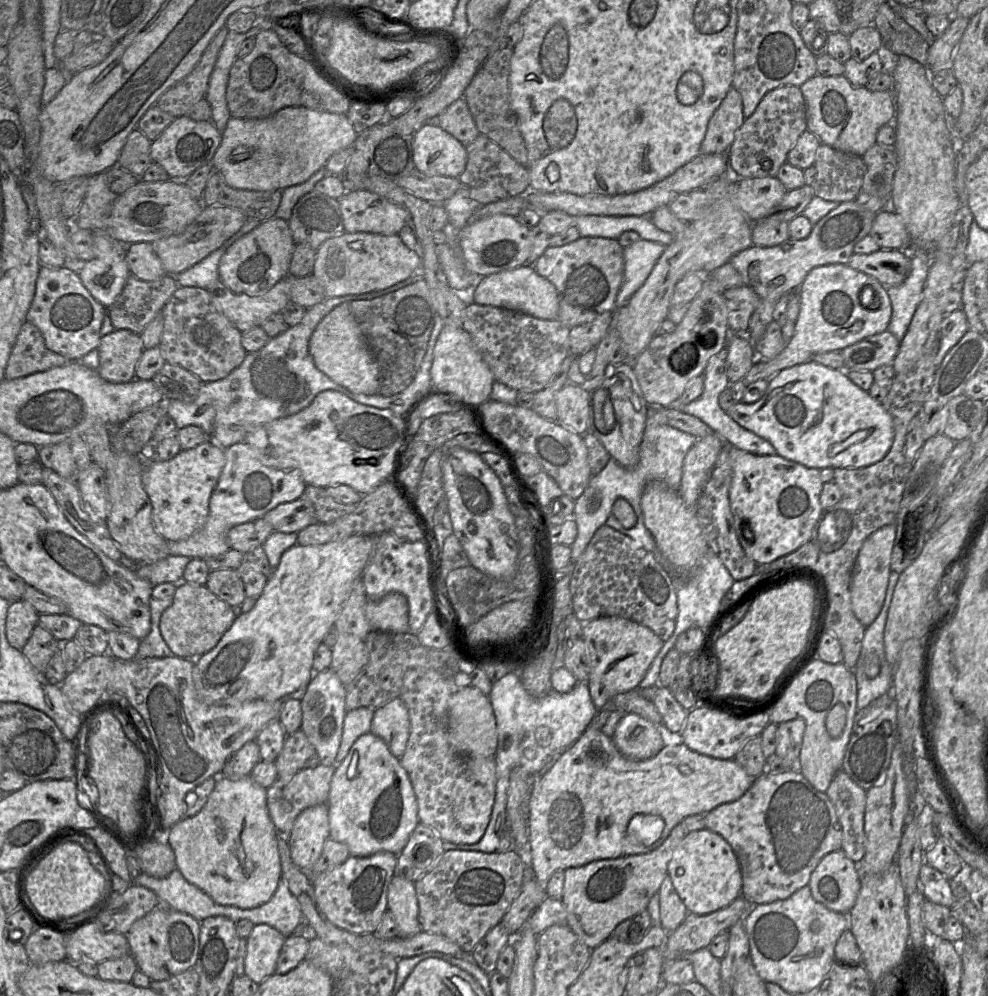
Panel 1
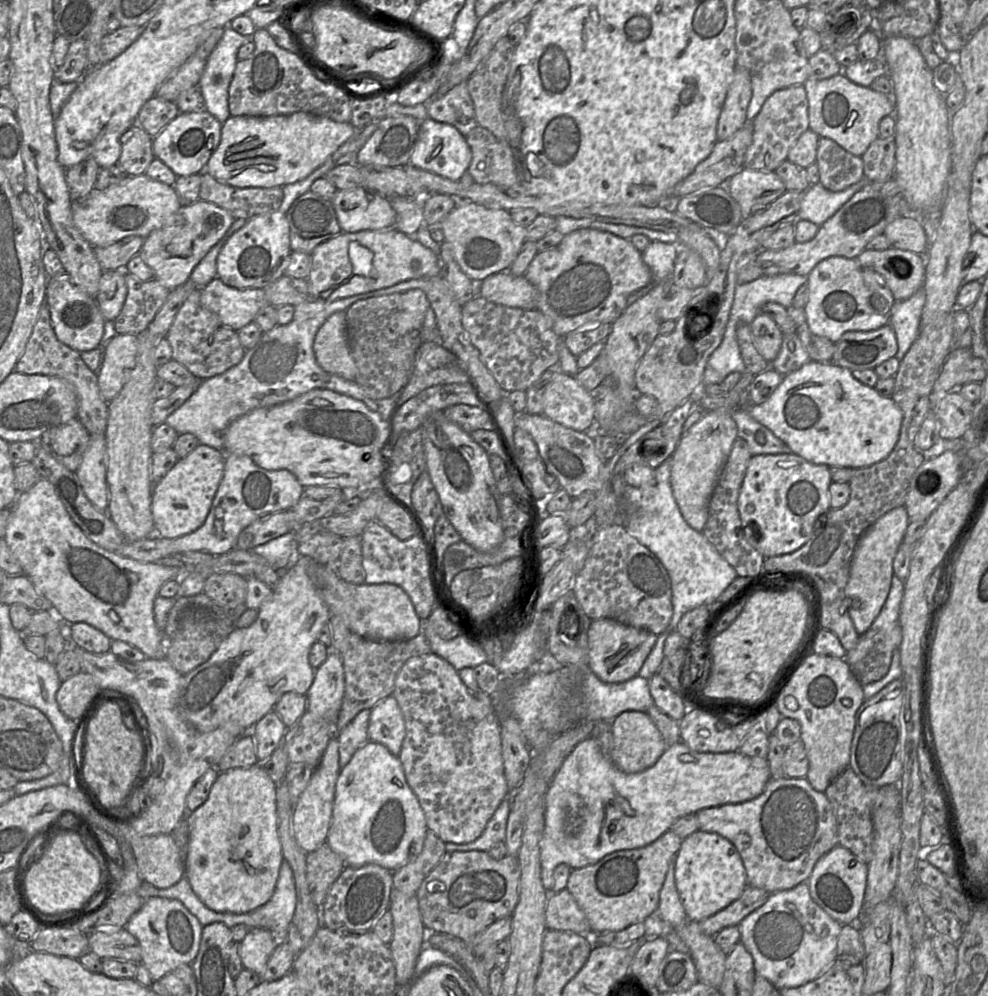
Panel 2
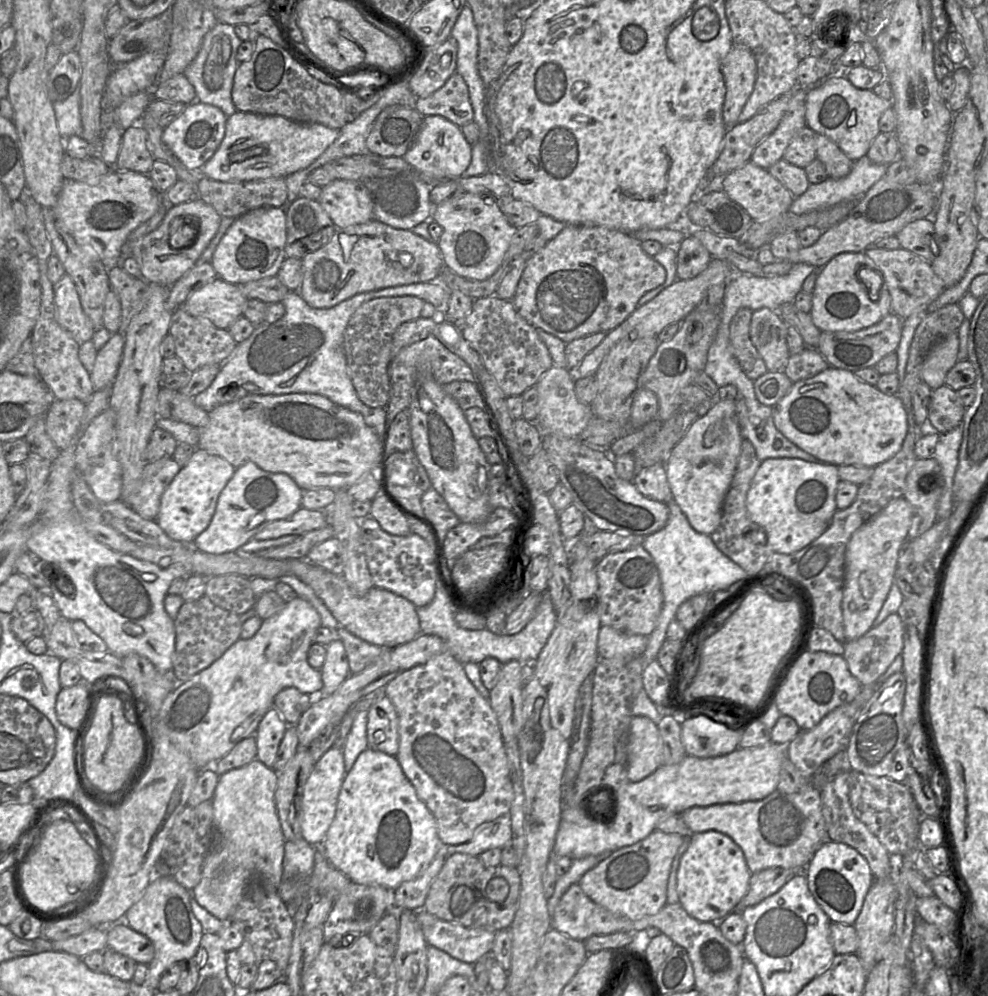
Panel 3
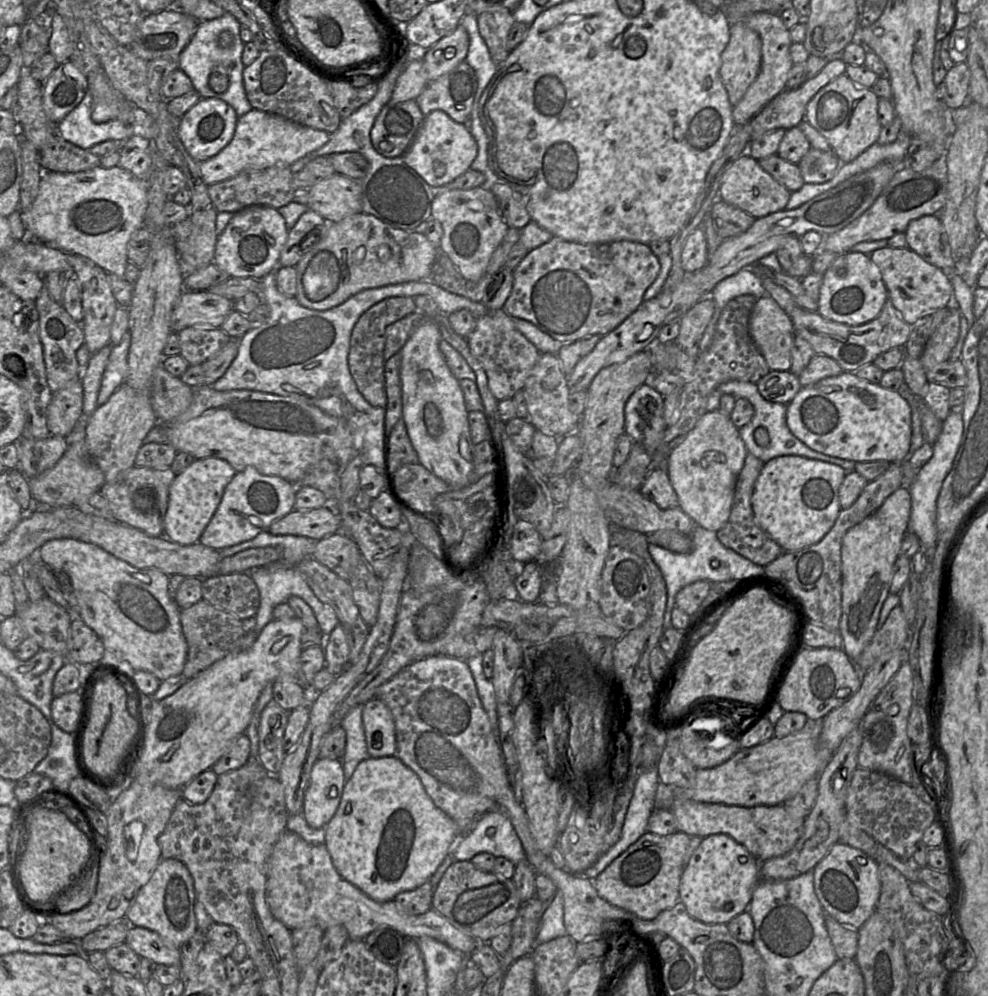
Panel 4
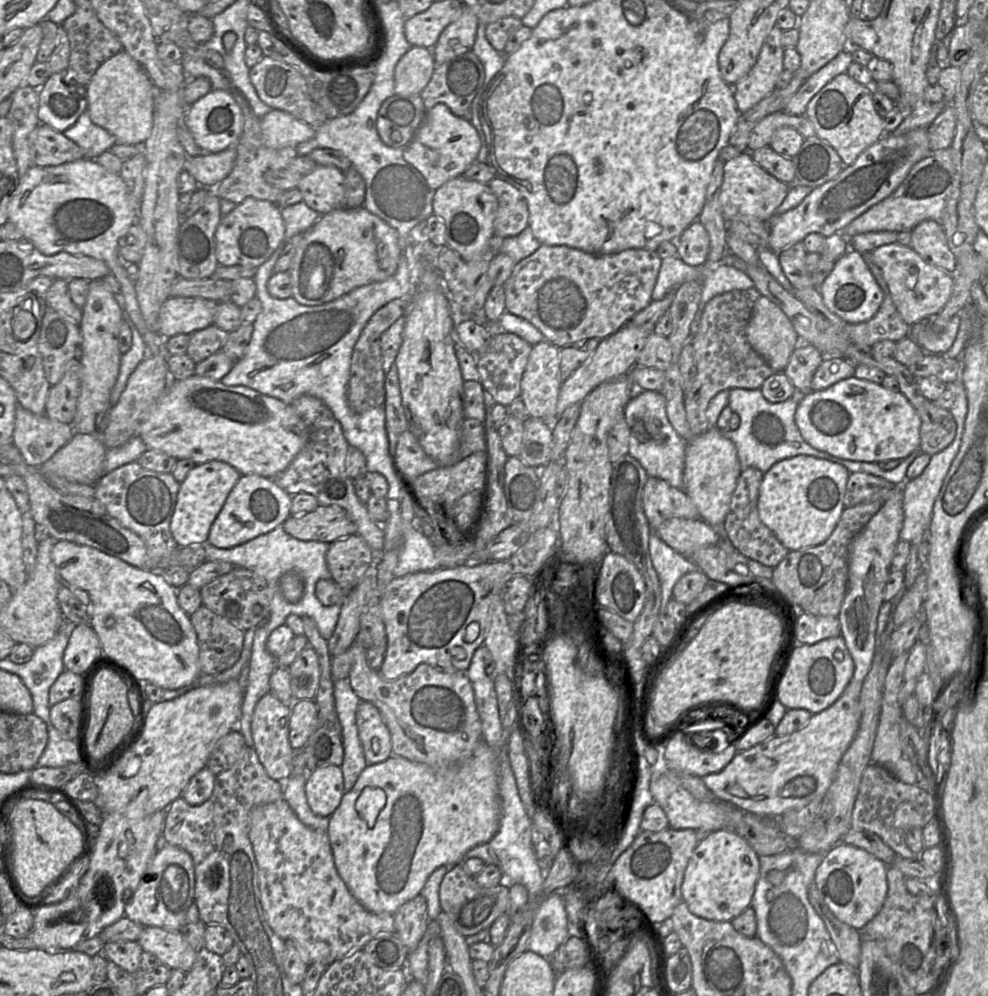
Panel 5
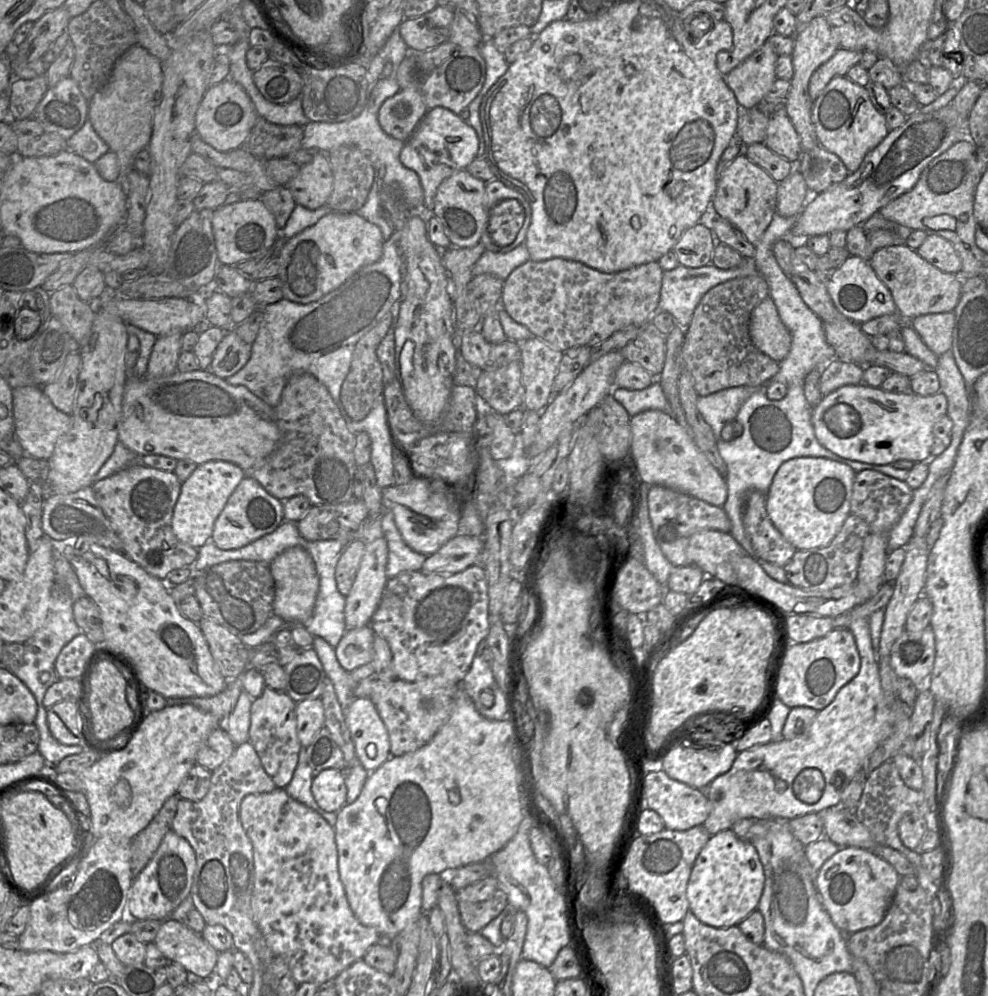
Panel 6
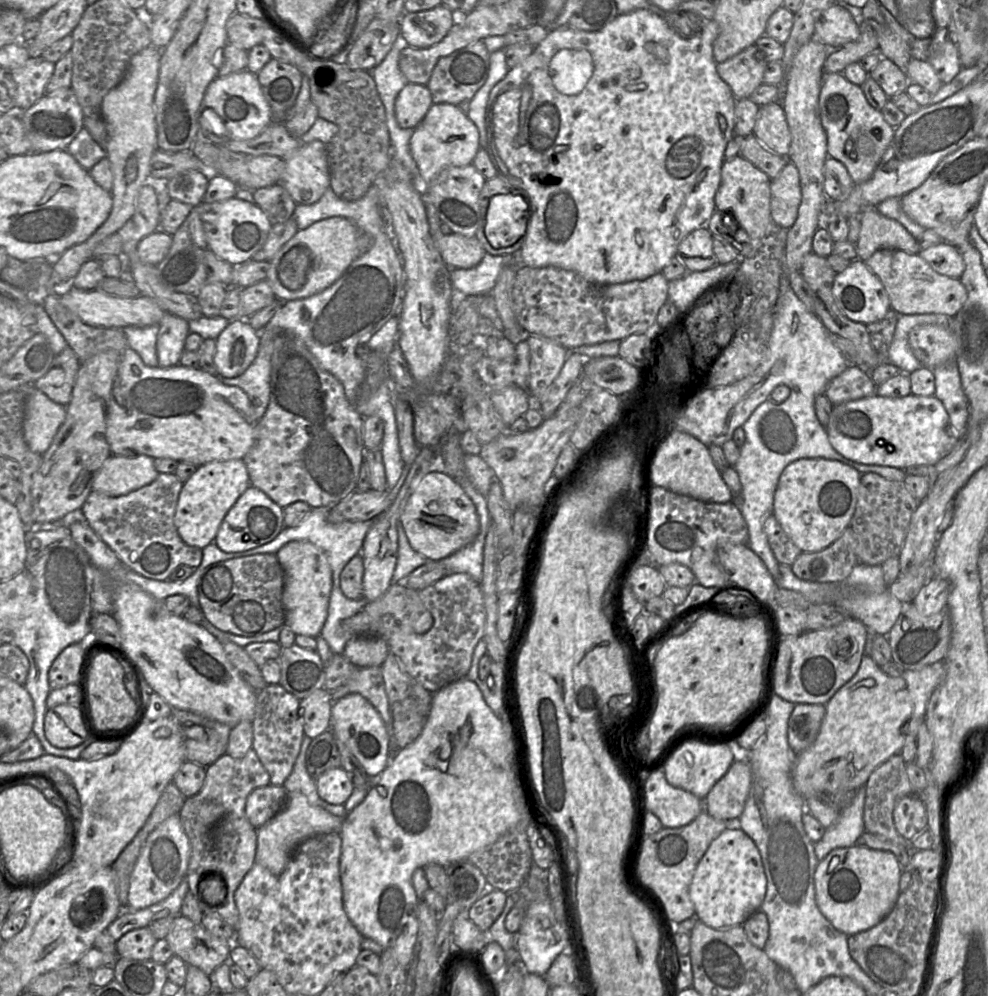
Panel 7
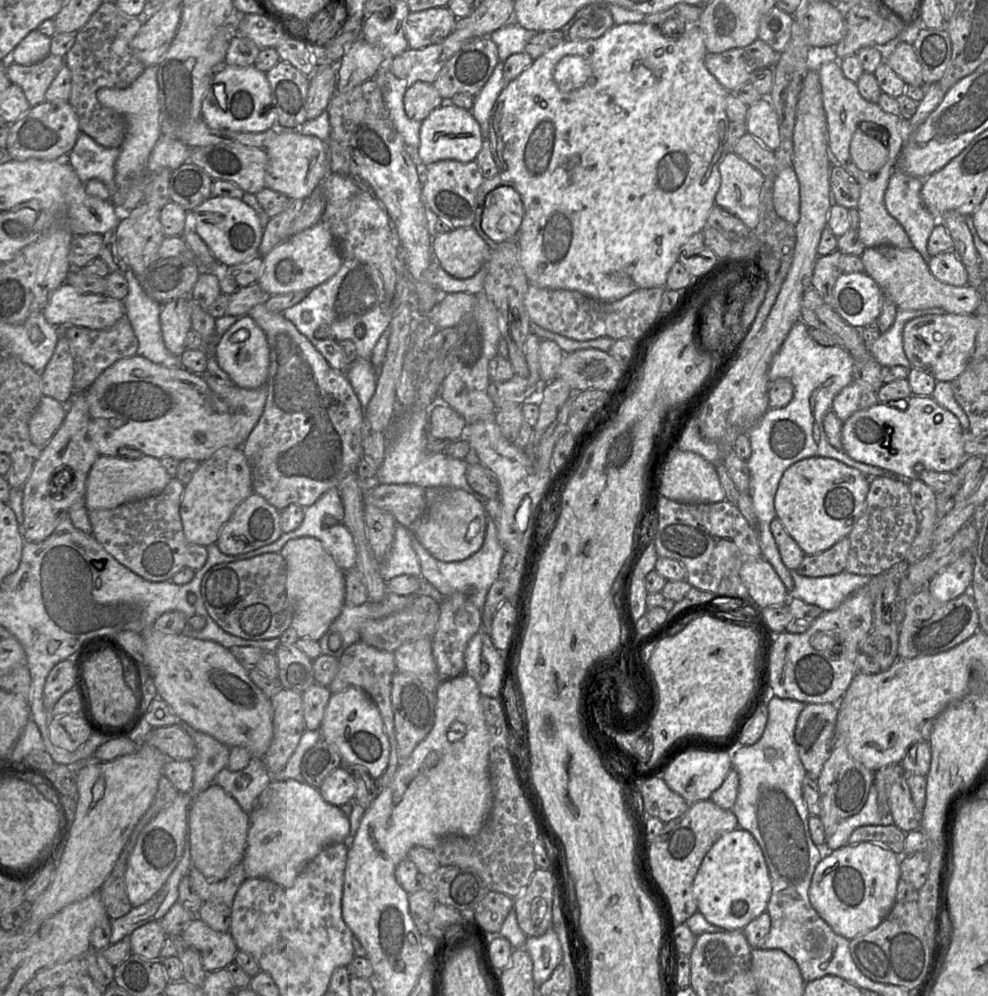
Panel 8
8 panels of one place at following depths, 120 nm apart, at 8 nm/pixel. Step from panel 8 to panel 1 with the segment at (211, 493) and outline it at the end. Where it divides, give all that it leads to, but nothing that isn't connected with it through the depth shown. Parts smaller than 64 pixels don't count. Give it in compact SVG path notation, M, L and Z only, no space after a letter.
M208 441L192 449L181 450L174 458L168 461L145 462L143 486L151 502L154 527L163 539L167 542L186 539L206 523L209 515L209 500L224 465L224 449Z

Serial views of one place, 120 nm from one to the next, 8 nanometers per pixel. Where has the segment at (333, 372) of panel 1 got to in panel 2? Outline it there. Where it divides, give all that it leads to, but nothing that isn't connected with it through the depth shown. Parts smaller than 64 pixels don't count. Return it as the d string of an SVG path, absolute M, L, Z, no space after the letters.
M345 311L327 318L315 336L313 351L325 372L355 381L357 367L349 347Z

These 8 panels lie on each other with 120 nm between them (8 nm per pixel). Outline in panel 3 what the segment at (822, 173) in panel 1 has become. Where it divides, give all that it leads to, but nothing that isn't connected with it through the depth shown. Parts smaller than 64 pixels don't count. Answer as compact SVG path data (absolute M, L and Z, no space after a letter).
M817 133L815 154L816 159L823 163L828 178L843 178L850 173L854 165L854 161L849 159L832 140Z

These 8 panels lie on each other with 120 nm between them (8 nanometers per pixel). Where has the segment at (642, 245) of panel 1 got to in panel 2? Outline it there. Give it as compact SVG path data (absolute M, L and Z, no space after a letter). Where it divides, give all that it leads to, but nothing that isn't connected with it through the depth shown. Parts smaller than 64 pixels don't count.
M651 241L646 249L641 252L642 260L651 271L651 281L645 287L630 294L627 298L627 306L646 295L661 281L671 279L672 282L672 273L678 248L679 246L675 244Z

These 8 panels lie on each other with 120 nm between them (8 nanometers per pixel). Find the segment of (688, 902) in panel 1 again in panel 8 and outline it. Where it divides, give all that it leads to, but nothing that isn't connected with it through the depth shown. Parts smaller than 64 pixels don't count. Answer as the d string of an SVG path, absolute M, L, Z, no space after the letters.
M739 827L723 834L712 845L693 881L693 894L698 911L710 924L724 931L743 931L752 920L766 912L771 893L771 879L762 850L752 834Z

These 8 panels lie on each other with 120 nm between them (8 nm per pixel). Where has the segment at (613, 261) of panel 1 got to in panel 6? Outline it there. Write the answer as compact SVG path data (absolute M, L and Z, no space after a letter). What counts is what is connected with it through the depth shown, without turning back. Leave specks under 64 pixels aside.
M563 258L529 259L515 268L504 281L501 306L513 320L528 328L534 337L562 352L575 346L593 347L628 325L647 326L651 323L652 316L659 311L663 272L658 261L605 273Z

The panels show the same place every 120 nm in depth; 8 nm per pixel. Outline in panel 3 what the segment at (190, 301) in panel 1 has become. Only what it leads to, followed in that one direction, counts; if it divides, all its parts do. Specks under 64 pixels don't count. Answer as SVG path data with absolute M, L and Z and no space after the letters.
M183 307L173 311L168 335L174 340L176 357L190 373L207 365L221 365L232 355L237 346L227 329L218 329L205 319L193 317Z

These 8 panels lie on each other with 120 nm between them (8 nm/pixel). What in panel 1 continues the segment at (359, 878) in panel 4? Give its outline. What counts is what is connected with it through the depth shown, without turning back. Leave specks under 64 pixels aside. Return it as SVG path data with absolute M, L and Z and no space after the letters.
M372 732L361 735L344 760L334 766L327 807L330 838L345 844L350 855L356 857L367 857L381 851L398 855L420 823L418 803L407 771L400 758L394 756L386 743Z

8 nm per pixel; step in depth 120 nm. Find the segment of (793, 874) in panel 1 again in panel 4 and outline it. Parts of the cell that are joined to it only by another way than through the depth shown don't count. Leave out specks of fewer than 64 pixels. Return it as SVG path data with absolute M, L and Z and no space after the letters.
M676 799L670 811L676 818L677 831L701 838L719 833L728 835L760 862L787 854L800 838L805 820L793 818L782 804L742 807Z

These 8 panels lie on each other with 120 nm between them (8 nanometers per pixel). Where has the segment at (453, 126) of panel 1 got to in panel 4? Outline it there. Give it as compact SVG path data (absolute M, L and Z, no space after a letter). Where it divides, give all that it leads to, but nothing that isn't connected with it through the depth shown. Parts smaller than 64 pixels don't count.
M463 60L451 71L429 81L415 101L425 116L434 110L442 110L455 122L468 124L469 127L477 88L476 73Z

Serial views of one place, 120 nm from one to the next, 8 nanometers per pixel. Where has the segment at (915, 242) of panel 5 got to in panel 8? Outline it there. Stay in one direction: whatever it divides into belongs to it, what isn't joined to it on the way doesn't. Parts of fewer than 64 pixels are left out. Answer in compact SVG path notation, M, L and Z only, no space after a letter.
M954 251L930 257L928 267L932 275L941 282L958 287L968 284L966 269Z

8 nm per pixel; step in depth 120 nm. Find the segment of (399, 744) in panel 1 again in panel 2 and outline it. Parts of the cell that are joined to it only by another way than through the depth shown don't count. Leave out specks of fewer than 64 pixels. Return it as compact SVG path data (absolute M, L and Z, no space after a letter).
M393 696L385 698L371 709L369 741L384 745L393 755L398 756L405 734L404 717Z

